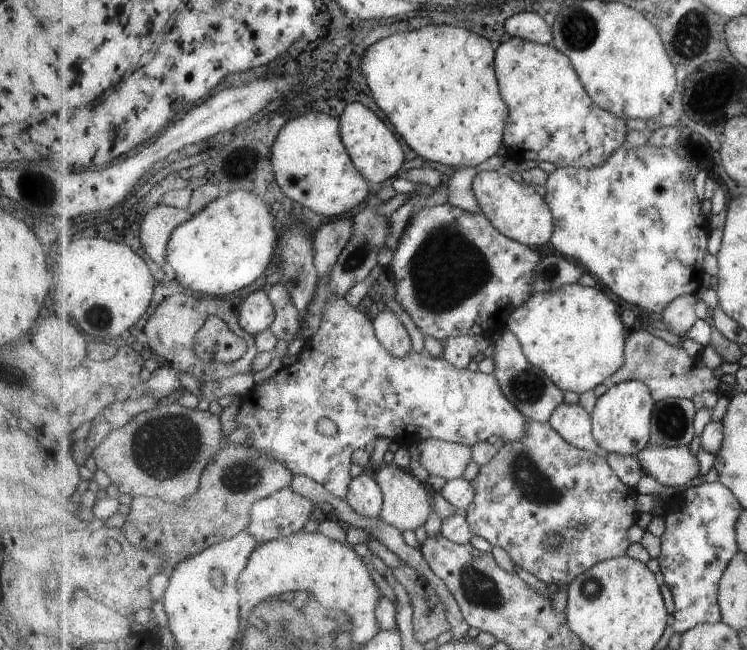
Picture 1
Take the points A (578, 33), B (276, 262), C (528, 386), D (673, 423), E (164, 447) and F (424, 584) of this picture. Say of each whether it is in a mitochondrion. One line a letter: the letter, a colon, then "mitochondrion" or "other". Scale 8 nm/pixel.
A: mitochondrion
B: other
C: mitochondrion
D: mitochondrion
E: mitochondrion
F: other

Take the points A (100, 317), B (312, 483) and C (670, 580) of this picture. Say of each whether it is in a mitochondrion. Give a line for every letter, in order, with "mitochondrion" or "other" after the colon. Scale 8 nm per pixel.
A: mitochondrion
B: other
C: other

